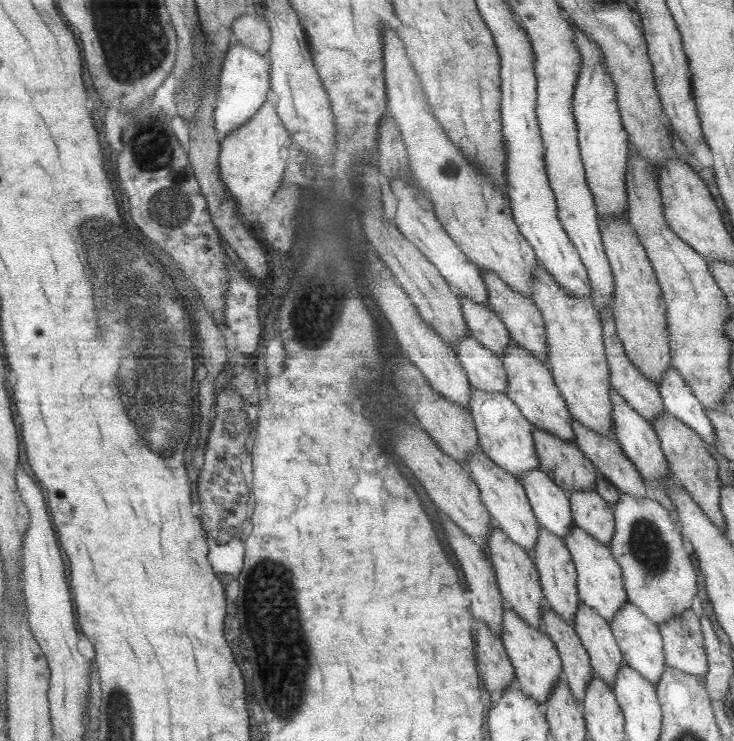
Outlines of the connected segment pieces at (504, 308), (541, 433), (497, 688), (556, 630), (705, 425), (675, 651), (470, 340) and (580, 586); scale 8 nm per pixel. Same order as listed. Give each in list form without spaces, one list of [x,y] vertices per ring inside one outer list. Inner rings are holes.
[[[482,270],[482,277],[484,277],[484,283],[486,283],[486,289],[488,289],[488,304],[489,308],[498,314],[500,320],[505,324],[510,336],[513,340],[524,350],[530,350],[532,356],[536,356],[538,360],[542,360],[544,363],[548,360],[548,341],[546,338],[545,322],[540,310],[531,298],[522,296],[520,292],[512,290],[498,274],[494,272],[488,272],[488,270]]]
[[[536,426],[532,432],[540,470],[569,493],[595,490],[598,470],[576,444],[562,441]]]
[[[484,620],[474,621],[478,670],[490,694],[504,692],[515,685],[515,668],[506,652],[501,636],[496,636]]]
[[[552,608],[542,610],[542,629],[554,641],[558,649],[562,668],[562,679],[568,684],[574,698],[582,700],[588,682],[595,676],[588,651],[581,643],[575,626],[562,620]]]
[[[670,366],[658,384],[660,394],[663,398],[665,411],[671,413],[678,421],[694,429],[702,441],[708,446],[714,448],[717,443],[717,437],[714,432],[714,426],[708,419],[702,403],[694,396],[686,380],[678,374],[674,366]]]
[[[688,608],[658,626],[663,636],[665,663],[680,672],[705,678],[709,664],[697,608]]]
[[[471,332],[462,340],[456,340],[452,347],[468,375],[472,388],[484,392],[506,392],[508,373],[504,369],[501,356],[484,348]]]
[[[574,526],[566,536],[565,545],[569,548],[572,560],[577,572],[577,589],[581,602],[596,610],[606,622],[612,622],[616,612],[626,604],[628,600],[623,572],[606,544],[600,544],[582,528]]]

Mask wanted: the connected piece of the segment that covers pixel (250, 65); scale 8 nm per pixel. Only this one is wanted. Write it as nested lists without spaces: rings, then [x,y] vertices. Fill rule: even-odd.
[[[240,40],[235,41],[228,52],[221,77],[221,92],[219,105],[216,111],[218,130],[224,132],[226,137],[234,130],[240,130],[244,124],[248,124],[262,106],[268,102],[270,90],[272,90],[272,66],[264,54],[258,50],[242,44]]]

